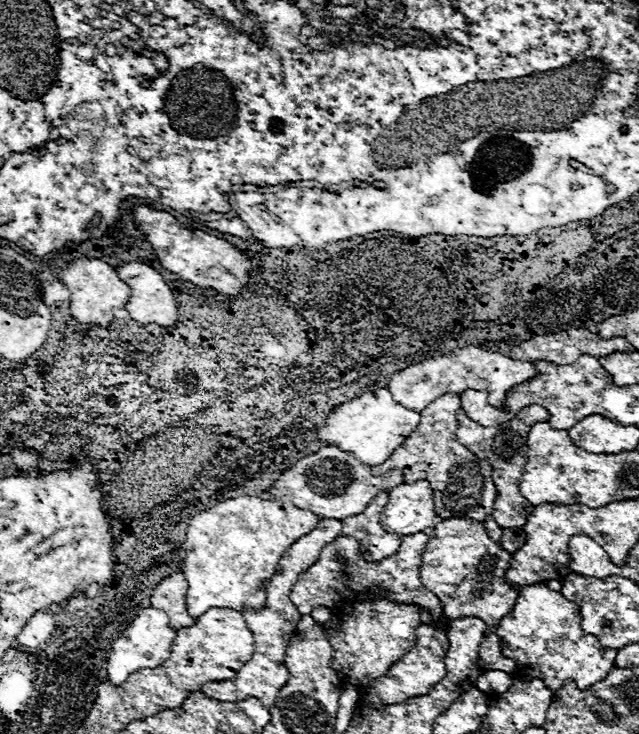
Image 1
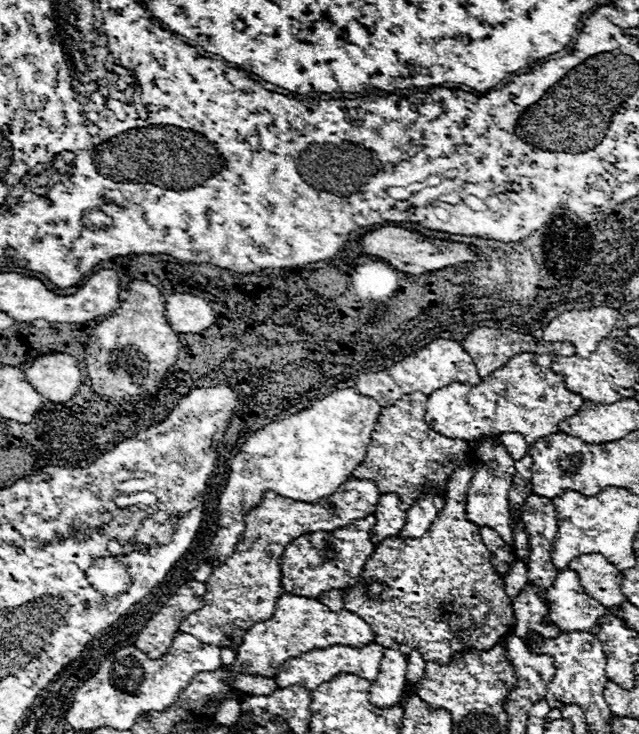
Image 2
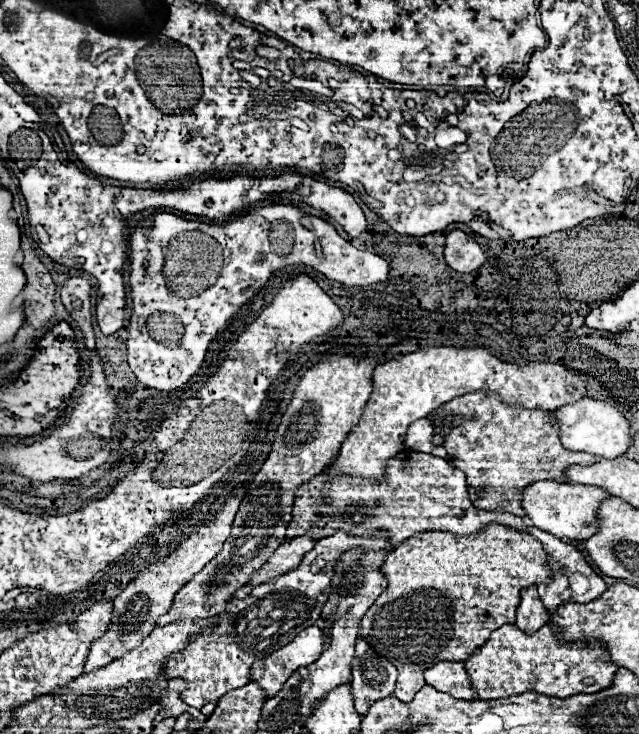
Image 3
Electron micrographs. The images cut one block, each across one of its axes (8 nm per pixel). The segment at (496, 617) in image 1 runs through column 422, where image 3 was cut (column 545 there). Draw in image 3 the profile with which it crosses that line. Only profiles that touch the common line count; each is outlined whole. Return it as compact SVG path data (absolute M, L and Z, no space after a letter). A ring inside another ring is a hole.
M494 522L492 526L486 526L486 530L480 530L480 534L472 536L422 533L402 542L384 562L388 588L380 594L360 624L360 636L398 668L394 696L402 702L412 702L414 694L426 684L424 670L428 670L428 666L434 666L436 662L464 662L488 640L490 632L504 624L516 625L520 590L524 586L550 582L552 578L546 558L548 554L536 538Z

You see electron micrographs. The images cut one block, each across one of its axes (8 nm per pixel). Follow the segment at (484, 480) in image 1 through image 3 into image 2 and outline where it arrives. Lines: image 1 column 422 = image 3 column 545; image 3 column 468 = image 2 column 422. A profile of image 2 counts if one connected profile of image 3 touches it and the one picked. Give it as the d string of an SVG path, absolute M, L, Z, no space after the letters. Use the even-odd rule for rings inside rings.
M406 394L404 398L400 398L398 404L384 406L380 412L380 418L372 430L372 442L368 446L368 454L366 454L364 462L352 472L354 478L368 478L368 480L376 482L380 494L386 494L386 492L398 494L402 498L402 504L400 504L402 510L408 510L422 496L422 492L428 488L434 488L434 492L438 496L444 496L446 494L446 480L452 476L452 472L458 466L470 464L470 452L468 452L466 440L446 438L426 426L426 422L424 422L426 404L428 404L426 394Z

